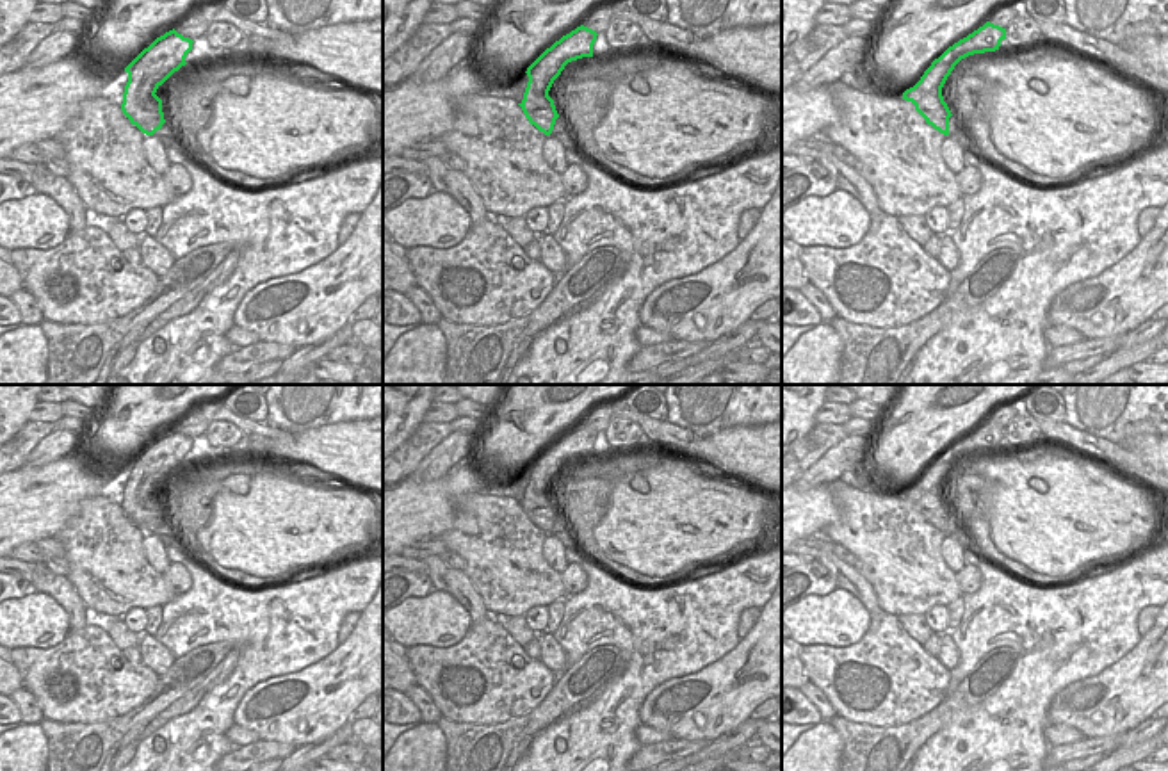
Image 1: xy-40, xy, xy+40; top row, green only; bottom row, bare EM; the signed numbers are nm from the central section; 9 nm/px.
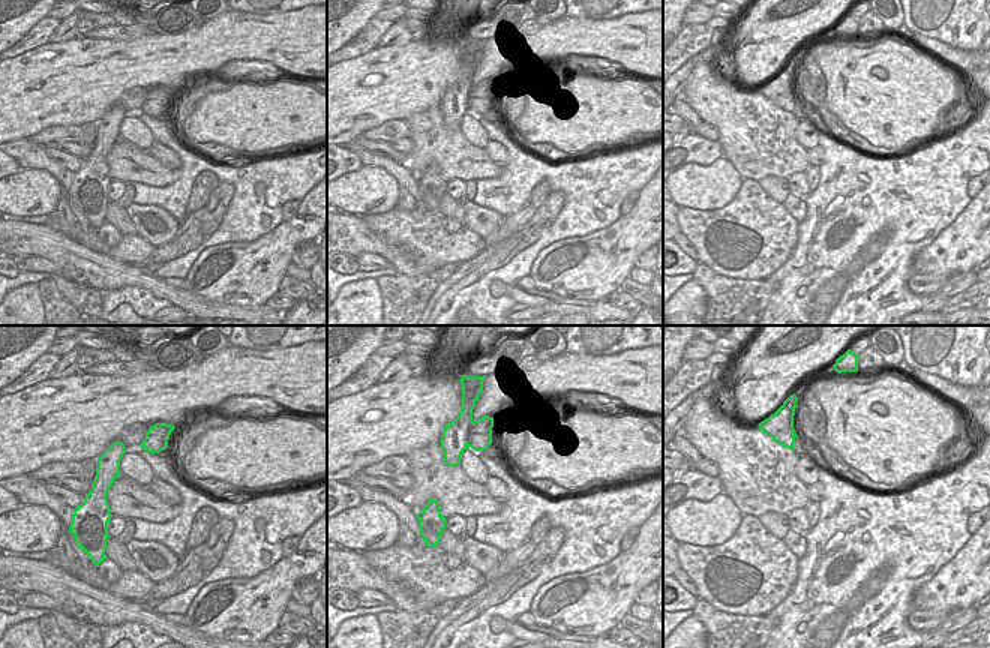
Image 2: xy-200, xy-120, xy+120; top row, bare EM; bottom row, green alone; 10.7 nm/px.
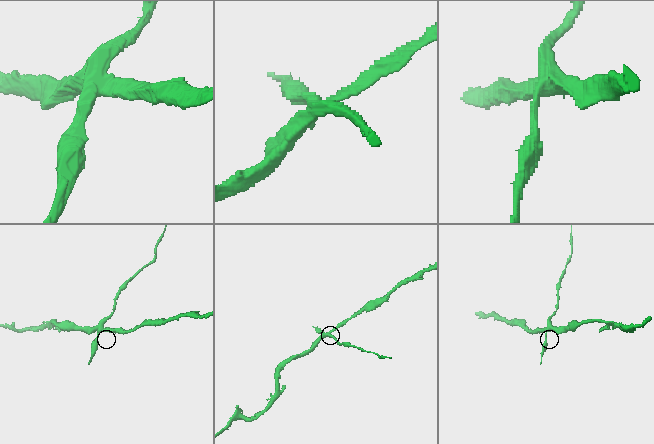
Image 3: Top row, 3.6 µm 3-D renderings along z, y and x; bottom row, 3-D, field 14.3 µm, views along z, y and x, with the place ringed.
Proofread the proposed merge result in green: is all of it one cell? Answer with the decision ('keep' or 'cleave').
cleave

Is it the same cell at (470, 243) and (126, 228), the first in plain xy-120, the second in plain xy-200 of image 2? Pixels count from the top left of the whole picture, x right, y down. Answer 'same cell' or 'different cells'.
different cells

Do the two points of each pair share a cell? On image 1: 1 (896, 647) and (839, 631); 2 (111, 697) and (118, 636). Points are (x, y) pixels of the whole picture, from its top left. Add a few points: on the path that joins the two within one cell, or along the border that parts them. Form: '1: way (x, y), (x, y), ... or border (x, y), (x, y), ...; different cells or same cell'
1: border (871, 620), (857, 641), (844, 647), (821, 645); different cells
2: border (98, 622), (121, 652); different cells

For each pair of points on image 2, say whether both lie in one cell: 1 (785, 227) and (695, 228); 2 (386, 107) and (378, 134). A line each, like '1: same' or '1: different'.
1: same
2: different

